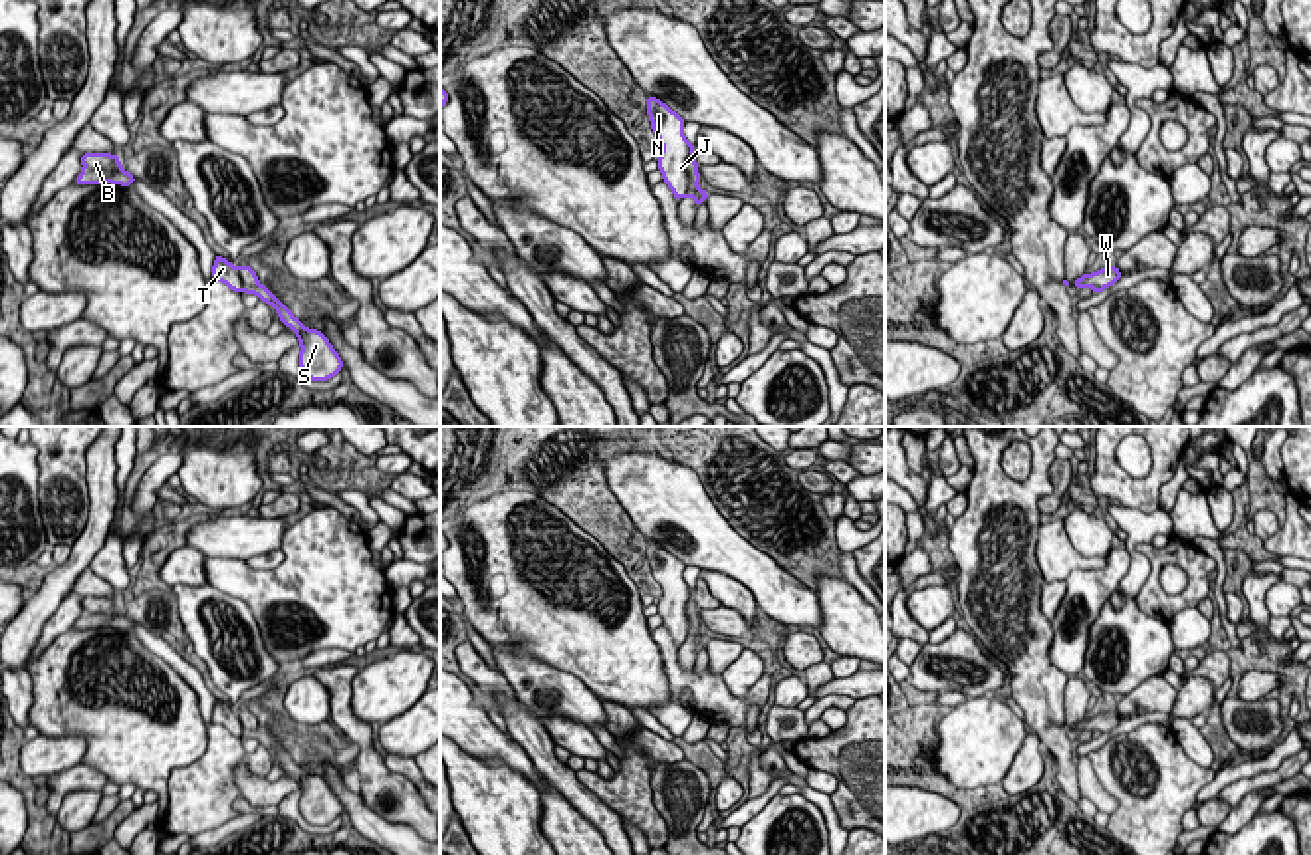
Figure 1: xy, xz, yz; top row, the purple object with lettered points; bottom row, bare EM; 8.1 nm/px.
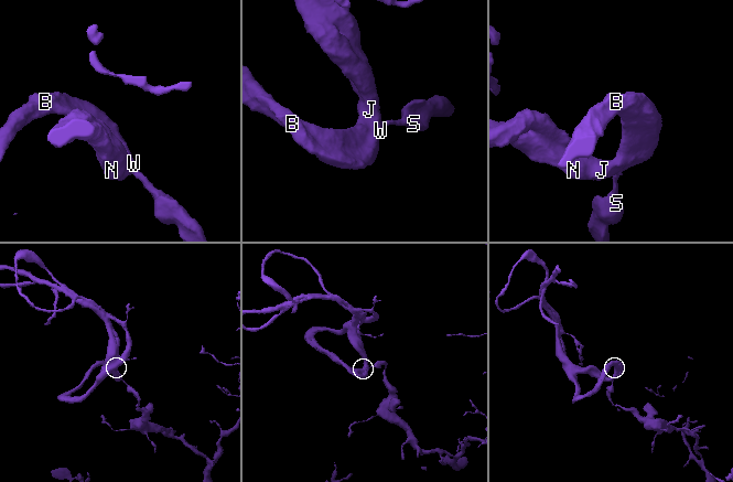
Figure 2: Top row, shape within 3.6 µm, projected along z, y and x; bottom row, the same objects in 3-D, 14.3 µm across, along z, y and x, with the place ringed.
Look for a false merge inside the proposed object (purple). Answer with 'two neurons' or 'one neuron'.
two neurons

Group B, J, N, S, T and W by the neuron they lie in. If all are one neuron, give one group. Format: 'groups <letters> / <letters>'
groups B J N T W / S

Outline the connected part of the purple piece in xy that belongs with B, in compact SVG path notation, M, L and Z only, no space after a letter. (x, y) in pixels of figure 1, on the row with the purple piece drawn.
M81 153L83 171L73 184L113 183L121 186L133 184L137 179L121 167L119 155Z

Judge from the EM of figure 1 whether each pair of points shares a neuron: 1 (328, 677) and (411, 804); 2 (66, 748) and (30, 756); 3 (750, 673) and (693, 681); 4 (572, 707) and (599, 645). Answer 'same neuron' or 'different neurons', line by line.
1: same neuron
2: same neuron
3: different neurons
4: different neurons

